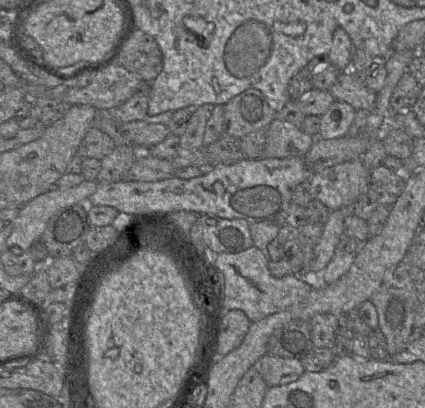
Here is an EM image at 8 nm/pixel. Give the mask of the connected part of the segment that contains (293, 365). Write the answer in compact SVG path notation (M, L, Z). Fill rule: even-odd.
M267 353L253 367L260 373L268 387L297 381L305 372L299 359L281 358Z

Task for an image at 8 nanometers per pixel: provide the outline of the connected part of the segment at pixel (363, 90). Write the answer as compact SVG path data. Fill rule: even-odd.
M350 70L342 71L329 91L336 100L350 104L356 111L375 109L377 93L366 86L362 76Z

